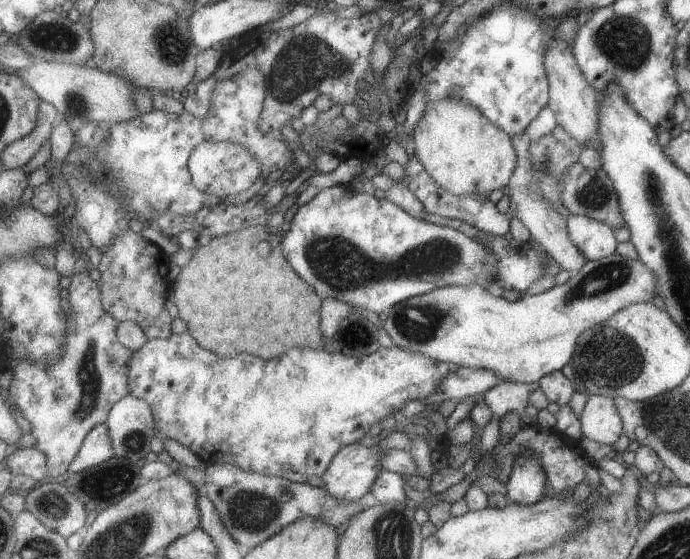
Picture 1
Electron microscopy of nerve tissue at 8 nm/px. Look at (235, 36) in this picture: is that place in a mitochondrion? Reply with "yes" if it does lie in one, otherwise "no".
no

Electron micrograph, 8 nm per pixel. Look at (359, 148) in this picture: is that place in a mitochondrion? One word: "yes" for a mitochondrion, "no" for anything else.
no

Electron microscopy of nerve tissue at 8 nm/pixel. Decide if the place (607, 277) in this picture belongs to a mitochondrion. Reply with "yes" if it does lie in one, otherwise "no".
yes

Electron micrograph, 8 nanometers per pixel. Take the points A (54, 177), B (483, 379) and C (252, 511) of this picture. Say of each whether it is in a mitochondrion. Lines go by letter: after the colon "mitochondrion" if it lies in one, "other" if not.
A: other
B: other
C: mitochondrion

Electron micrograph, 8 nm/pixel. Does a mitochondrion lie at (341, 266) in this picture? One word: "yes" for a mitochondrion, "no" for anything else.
yes

